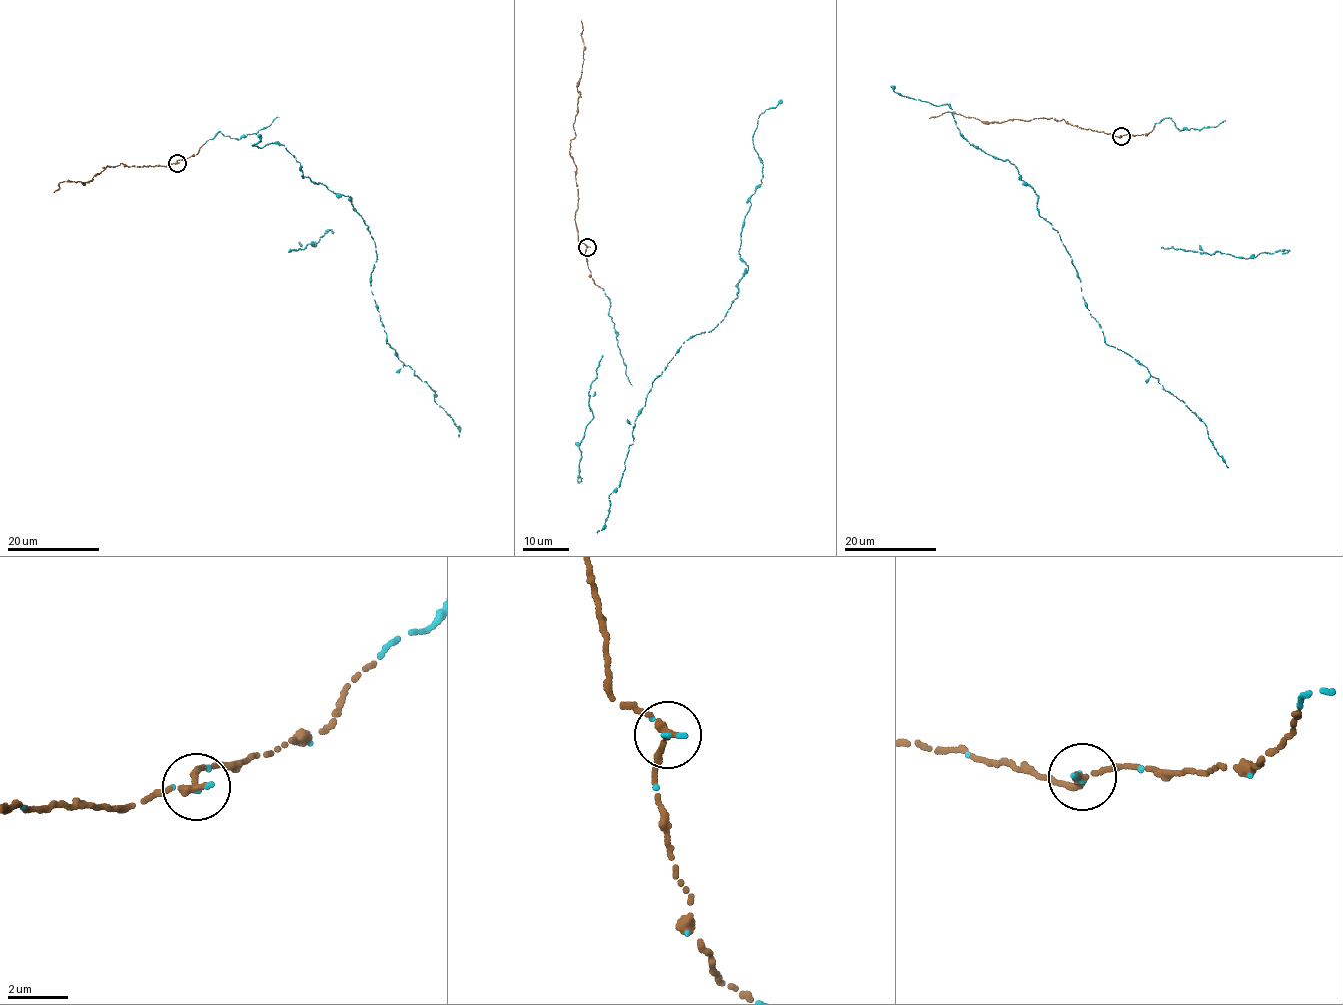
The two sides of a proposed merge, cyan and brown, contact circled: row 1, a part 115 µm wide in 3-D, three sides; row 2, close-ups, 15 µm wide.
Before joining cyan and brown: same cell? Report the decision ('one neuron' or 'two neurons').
one neuron

